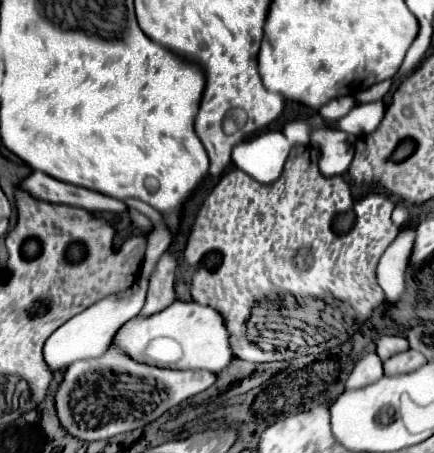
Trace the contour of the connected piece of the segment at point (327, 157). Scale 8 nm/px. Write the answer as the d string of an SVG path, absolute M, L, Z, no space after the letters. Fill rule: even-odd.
M315 128L311 142L319 146L321 158L319 158L319 168L325 176L335 176L343 174L351 160L353 160L353 144L347 132L341 130L331 130L331 128Z

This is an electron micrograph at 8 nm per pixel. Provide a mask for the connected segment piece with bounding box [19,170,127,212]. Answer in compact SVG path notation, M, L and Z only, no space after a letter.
M39 170L31 172L19 184L19 188L25 188L29 192L29 196L37 196L39 200L53 202L53 204L79 206L79 208L87 208L89 212L123 212L127 208L121 200L49 178L49 174L39 172Z

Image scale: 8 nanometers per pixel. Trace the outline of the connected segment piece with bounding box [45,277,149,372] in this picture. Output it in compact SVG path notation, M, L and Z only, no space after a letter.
M140 277L129 290L107 296L99 302L95 302L93 306L89 306L87 310L83 310L81 314L73 316L71 320L67 320L53 336L49 336L49 340L45 342L45 360L51 366L51 370L61 370L71 366L77 360L83 358L97 358L101 356L101 352L105 352L111 344L111 340L115 338L115 332L129 322L129 318L135 318L139 314L139 310L143 308L145 302L145 294L147 294L147 286L149 282Z

